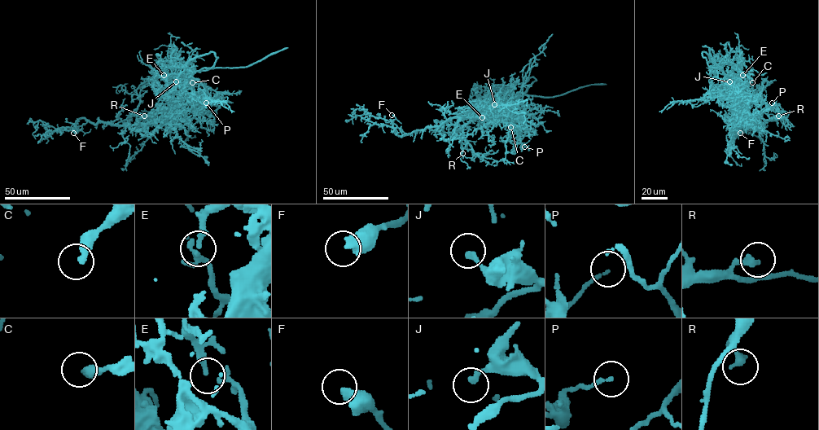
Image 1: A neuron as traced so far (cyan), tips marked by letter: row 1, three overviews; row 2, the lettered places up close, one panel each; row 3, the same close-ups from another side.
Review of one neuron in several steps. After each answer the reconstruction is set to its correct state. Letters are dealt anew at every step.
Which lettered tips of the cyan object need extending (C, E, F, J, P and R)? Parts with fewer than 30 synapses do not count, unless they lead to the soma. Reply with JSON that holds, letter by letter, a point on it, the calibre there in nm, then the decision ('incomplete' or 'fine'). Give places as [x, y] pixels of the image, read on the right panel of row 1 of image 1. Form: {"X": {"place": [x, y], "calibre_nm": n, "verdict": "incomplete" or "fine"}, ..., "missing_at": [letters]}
{"C": {"place": [752, 82], "calibre_nm": 360, "verdict": "fine"}, "E": {"place": [742, 75], "calibre_nm": 240, "verdict": "fine"}, "F": {"place": [740, 133], "calibre_nm": 480, "verdict": "fine"}, "J": {"place": [729, 81], "calibre_nm": 240, "verdict": "fine"}, "P": {"place": [772, 103], "calibre_nm": 130, "verdict": "fine"}, "R": {"place": [778, 116], "calibre_nm": 280, "verdict": "fine"}, "missing_at": []}

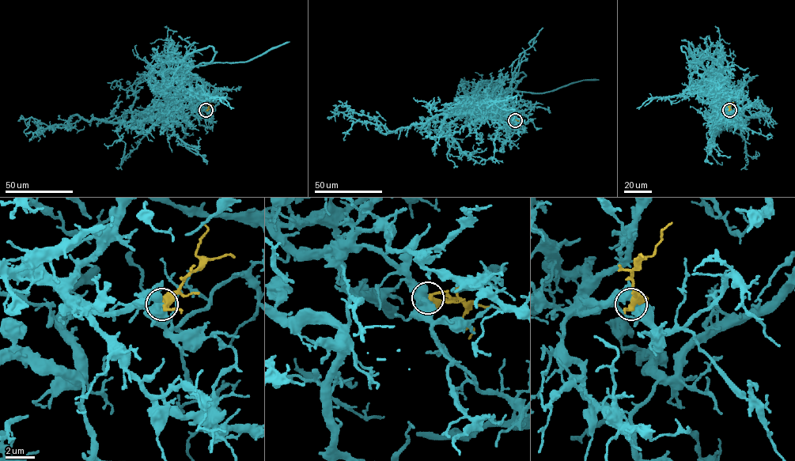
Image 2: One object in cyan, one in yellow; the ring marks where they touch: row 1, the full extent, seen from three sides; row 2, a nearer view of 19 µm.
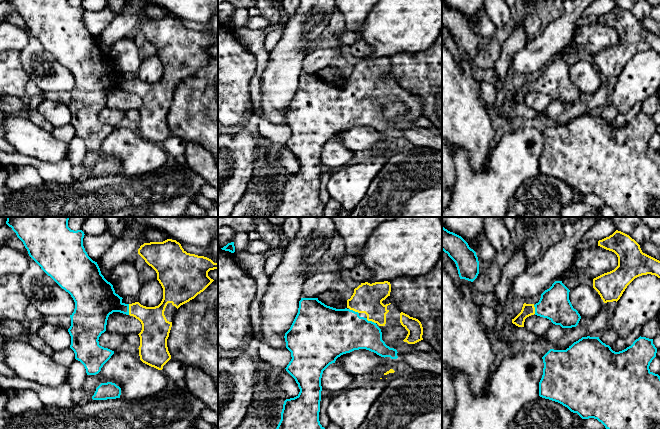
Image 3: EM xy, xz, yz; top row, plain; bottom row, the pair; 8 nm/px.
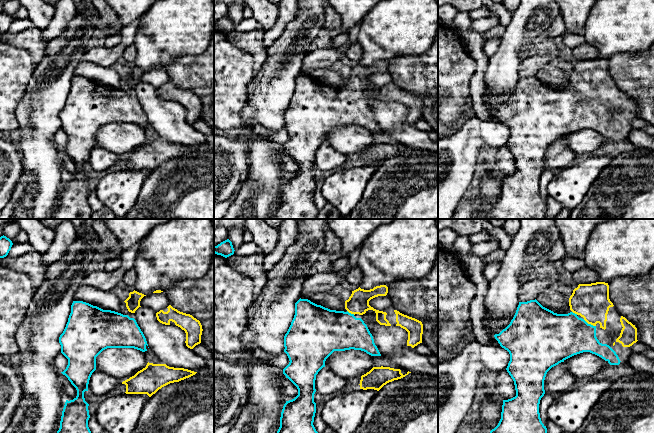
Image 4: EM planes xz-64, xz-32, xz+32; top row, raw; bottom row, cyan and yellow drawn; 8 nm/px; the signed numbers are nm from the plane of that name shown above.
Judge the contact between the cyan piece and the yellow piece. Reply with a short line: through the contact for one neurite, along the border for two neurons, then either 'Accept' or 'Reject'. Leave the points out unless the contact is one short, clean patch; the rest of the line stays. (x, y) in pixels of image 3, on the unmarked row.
Line: xy (99, 76), (128, 85), (141, 88), (154, 99). Accept

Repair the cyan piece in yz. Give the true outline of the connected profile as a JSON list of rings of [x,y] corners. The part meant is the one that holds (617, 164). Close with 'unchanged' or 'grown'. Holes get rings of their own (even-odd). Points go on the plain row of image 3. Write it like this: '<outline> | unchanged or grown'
[[[582,113],[566,126],[550,125],[543,133],[539,172],[562,180],[582,195],[594,194],[625,217],[660,217],[660,152],[650,147],[657,124],[653,115],[639,113],[626,125],[615,128],[599,113]]] | unchanged

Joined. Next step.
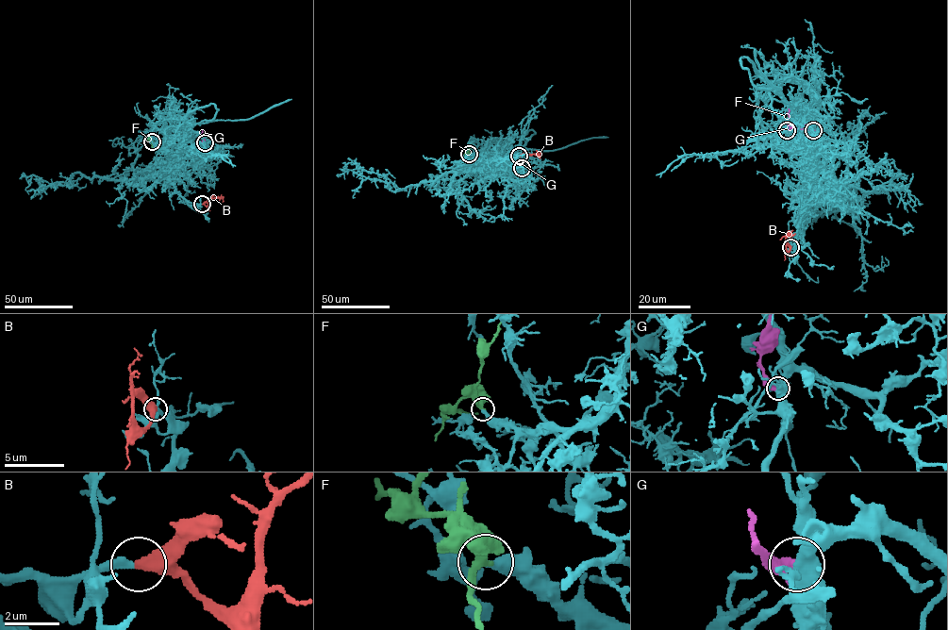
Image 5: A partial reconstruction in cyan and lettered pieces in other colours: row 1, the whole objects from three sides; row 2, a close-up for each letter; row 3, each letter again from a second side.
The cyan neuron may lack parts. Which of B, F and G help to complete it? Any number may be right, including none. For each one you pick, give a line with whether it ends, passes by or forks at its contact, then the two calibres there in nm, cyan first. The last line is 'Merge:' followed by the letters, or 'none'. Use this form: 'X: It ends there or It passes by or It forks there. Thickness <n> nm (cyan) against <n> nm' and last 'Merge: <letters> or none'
B: It ends there. Thickness 280 nm (cyan) against 480 nm
F: It passes by. Thickness 320 nm (cyan) against 280 nm
Merge: B, F

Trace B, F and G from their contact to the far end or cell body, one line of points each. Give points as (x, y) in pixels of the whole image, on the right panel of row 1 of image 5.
B: (790, 247), (788, 251), (786, 248), (786, 236), (790, 235), (785, 242)
F: (787, 129), (768, 144)
G: (813, 130), (790, 127), (789, 108)

